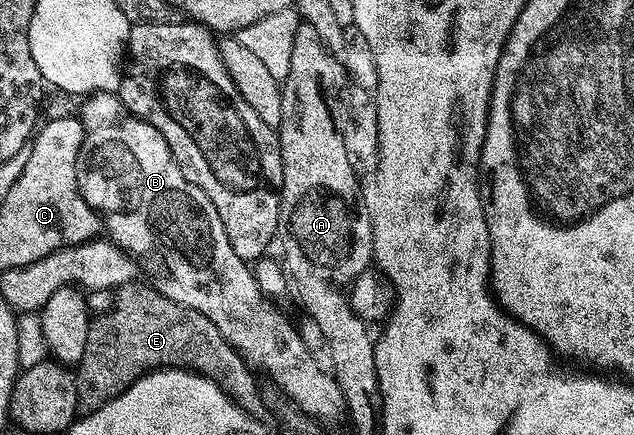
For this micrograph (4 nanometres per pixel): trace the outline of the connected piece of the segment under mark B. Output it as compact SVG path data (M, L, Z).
M94 92L84 101L87 102L81 112L83 142L75 157L77 187L88 204L105 218L105 229L111 232L108 233L110 240L135 258L136 266L151 276L148 277L149 284L158 293L208 317L252 370L263 372L267 376L264 378L277 386L301 412L316 419L341 413L345 406L334 376L326 368L319 369L319 361L303 342L302 335L259 286L252 266L242 261L233 247L229 247L229 235L225 235L217 207L213 207L209 195L205 195L201 187L185 179L161 131L133 116L115 93Z

